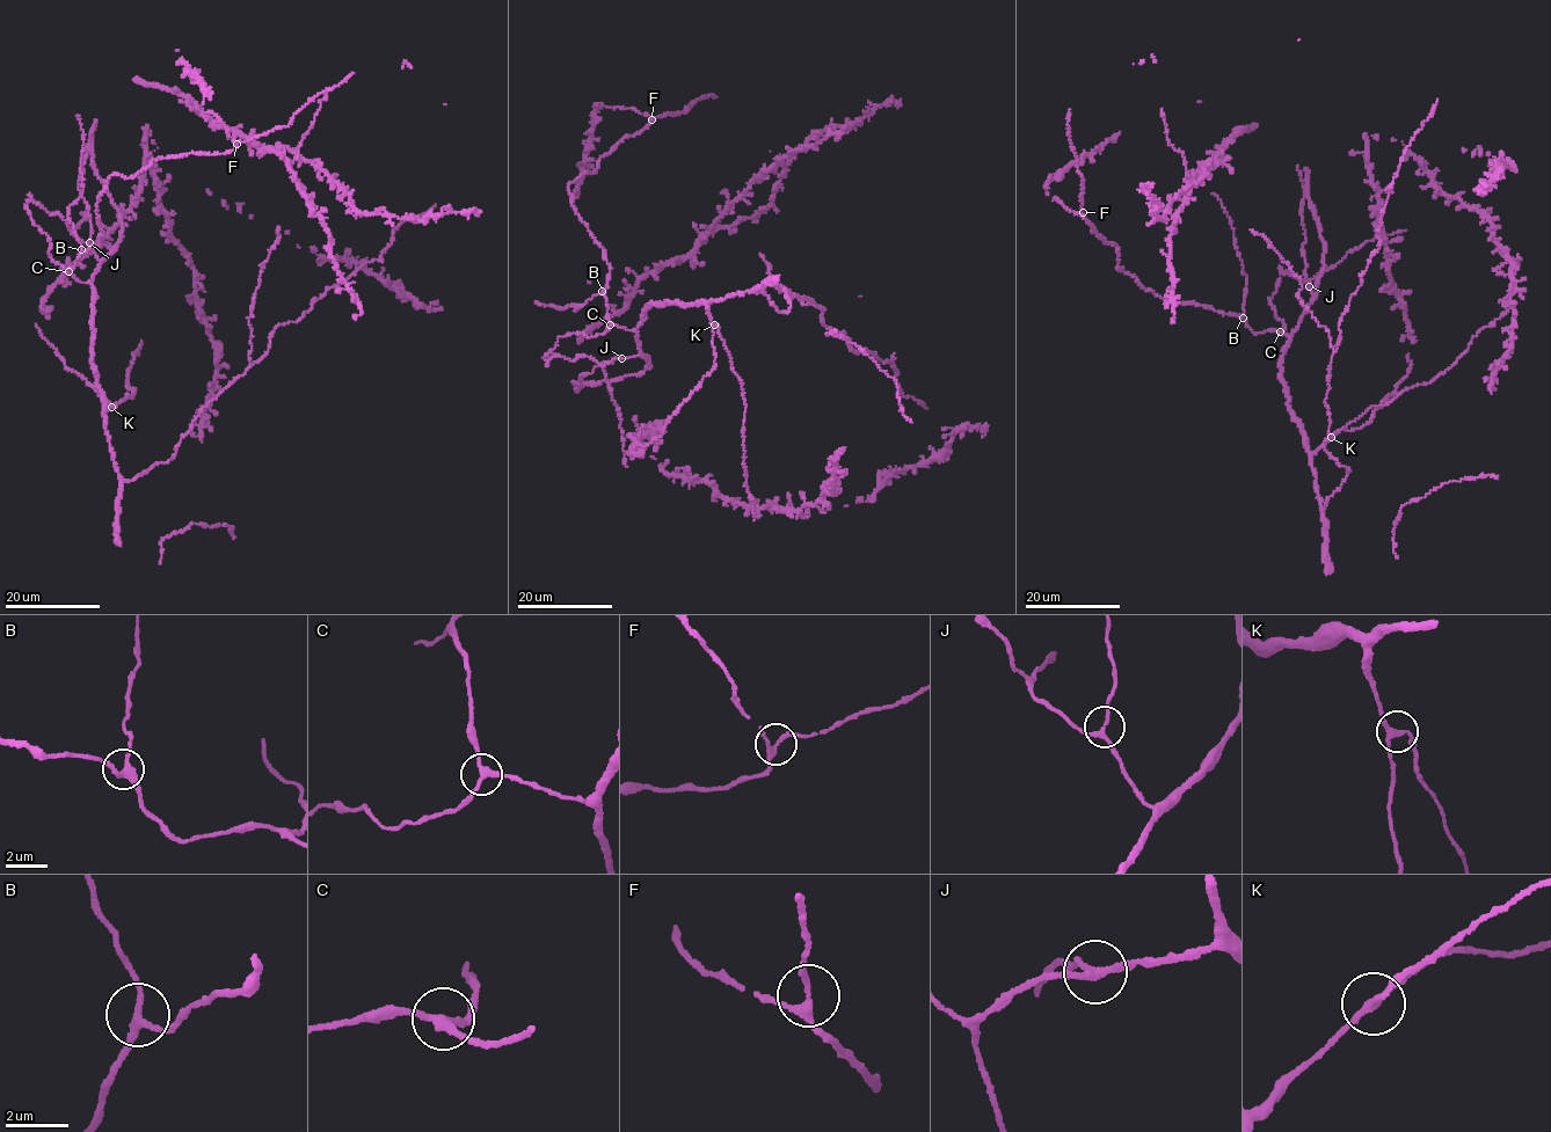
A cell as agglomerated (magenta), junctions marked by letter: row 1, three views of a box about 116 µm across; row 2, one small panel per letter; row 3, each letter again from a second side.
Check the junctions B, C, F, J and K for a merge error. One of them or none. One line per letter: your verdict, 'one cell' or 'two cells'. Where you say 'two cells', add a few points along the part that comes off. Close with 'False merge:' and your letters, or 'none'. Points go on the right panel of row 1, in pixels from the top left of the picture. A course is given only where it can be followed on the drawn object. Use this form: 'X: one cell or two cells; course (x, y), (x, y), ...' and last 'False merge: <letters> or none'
B: one cell
C: one cell
F: one cell
J: one cell
K: one cell
False merge: none

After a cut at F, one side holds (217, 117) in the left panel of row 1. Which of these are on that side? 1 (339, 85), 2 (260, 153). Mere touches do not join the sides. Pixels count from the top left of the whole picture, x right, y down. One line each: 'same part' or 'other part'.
1: other part
2: same part

